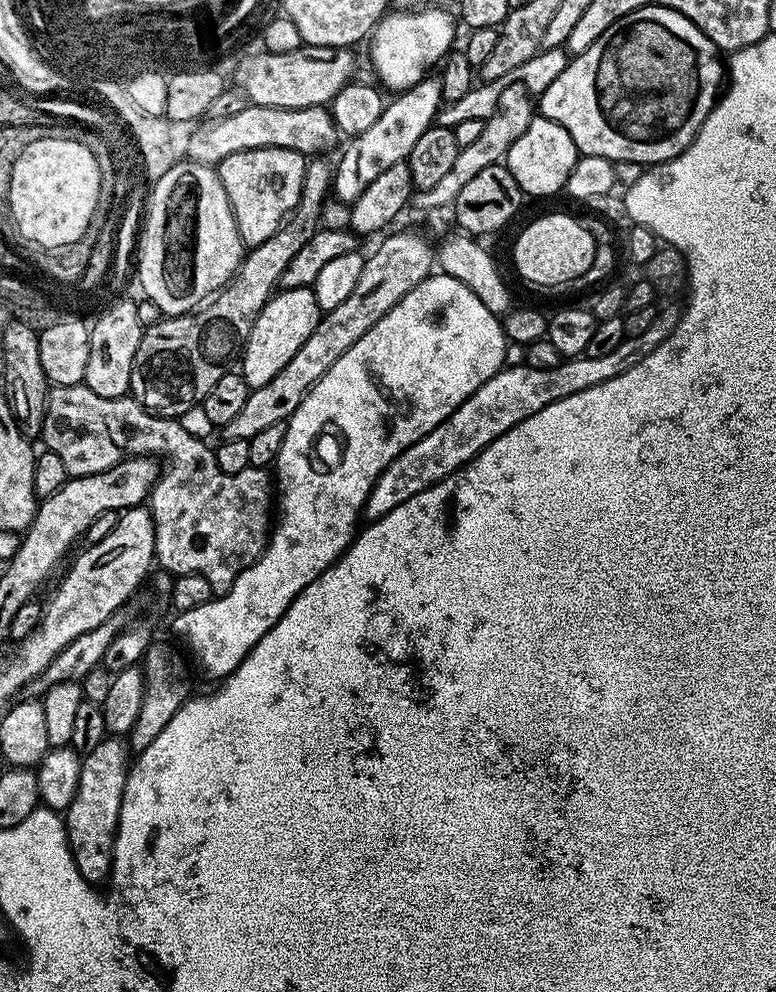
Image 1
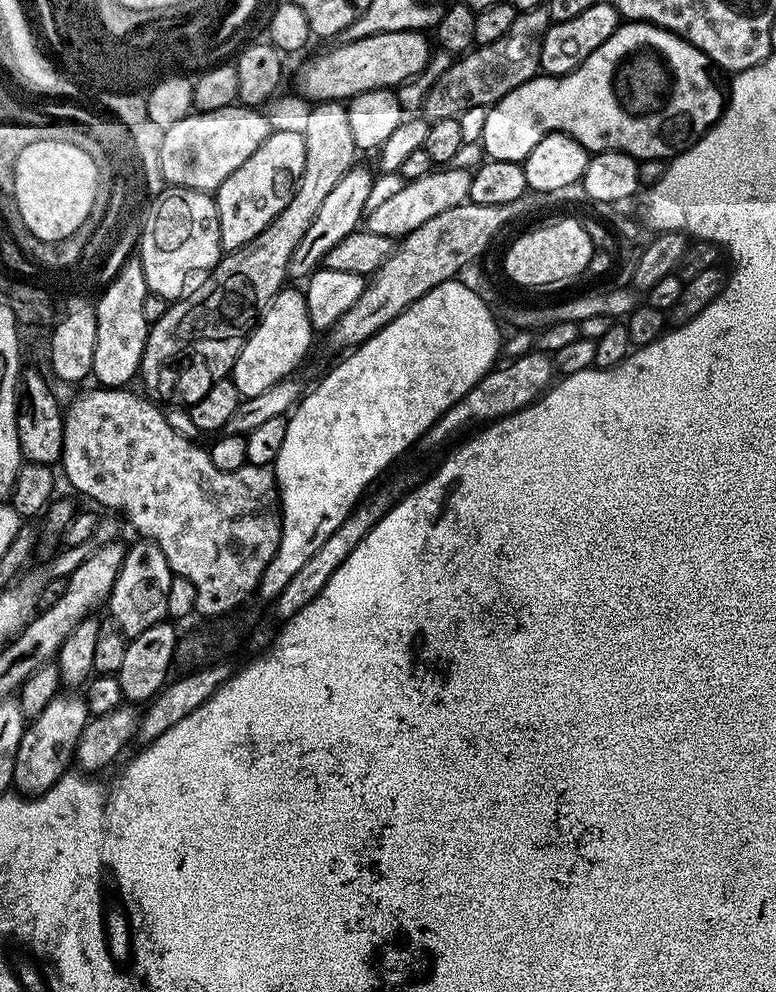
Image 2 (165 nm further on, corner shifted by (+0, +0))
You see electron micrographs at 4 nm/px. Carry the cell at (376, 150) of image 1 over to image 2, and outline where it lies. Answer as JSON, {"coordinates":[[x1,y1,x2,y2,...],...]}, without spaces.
{"coordinates":[[352,167,344,175,342,182,338,182,338,186,334,186,334,190,330,190,330,195,326,197,326,202,322,202,322,207,319,208,314,222,310,222,310,230,306,230,306,234,302,234,302,242,298,242,298,250,294,250,294,258,290,258,288,267,289,277,293,281,300,279,303,281,311,276,317,268,323,265,326,254,330,254,330,250,334,246,338,246,338,242,342,242,342,238,346,238,361,227,362,217,373,196,372,172,368,168,360,167]]}

